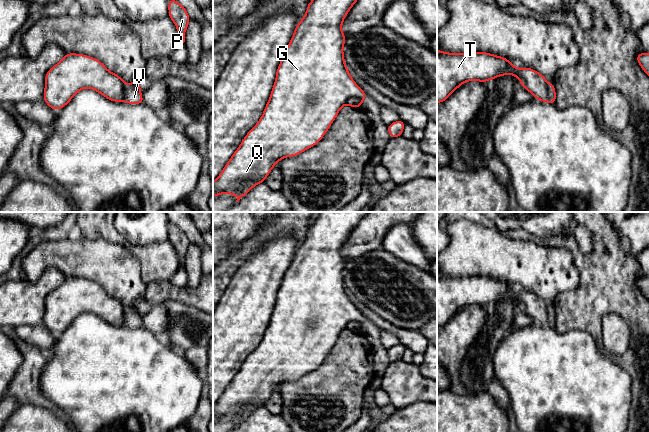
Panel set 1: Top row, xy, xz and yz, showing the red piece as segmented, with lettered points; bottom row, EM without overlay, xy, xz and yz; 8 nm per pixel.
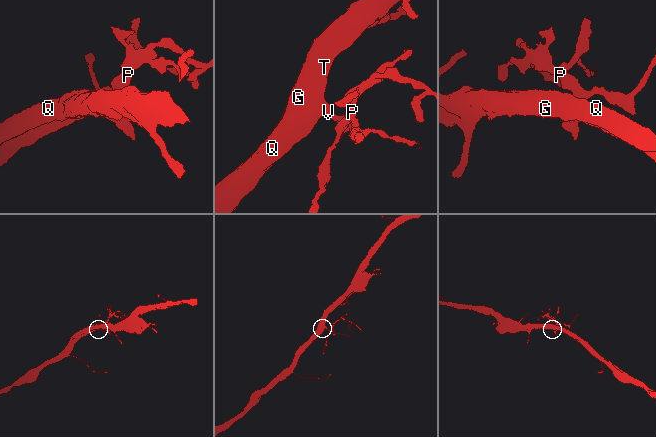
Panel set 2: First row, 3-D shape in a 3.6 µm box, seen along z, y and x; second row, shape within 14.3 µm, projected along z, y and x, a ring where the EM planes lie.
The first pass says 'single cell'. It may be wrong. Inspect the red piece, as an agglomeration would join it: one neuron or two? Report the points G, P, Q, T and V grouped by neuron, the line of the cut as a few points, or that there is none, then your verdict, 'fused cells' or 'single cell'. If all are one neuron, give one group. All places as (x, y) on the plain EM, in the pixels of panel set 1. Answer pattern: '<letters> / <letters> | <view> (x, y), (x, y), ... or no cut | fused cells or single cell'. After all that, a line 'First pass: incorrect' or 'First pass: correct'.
G Q T / P V | xy (125, 307), (125, 323), (123, 325) | fused cells
First pass: incorrect

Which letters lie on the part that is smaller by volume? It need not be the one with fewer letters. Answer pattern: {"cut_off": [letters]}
{"cut_off": ["P", "V"]}

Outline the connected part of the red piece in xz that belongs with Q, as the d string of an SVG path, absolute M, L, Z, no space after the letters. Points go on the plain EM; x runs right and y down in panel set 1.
M318 212L318 216L314 223L308 226L307 234L303 243L296 248L291 265L283 277L281 286L276 295L276 303L274 305L274 310L272 312L269 325L266 328L261 342L257 348L247 357L247 359L240 367L240 370L228 384L220 399L213 405L213 421L226 417L235 419L237 421L236 426L239 425L242 421L247 419L254 410L265 406L265 403L270 398L272 392L275 389L278 389L278 386L282 382L297 380L308 372L315 370L324 361L331 348L336 343L339 334L345 328L347 328L347 325L350 322L359 322L362 325L366 323L367 318L355 307L352 300L348 296L347 289L344 285L343 271L345 268L346 260L343 258L341 251L347 237L350 235L352 230L358 225L360 220L369 213L370 212Z

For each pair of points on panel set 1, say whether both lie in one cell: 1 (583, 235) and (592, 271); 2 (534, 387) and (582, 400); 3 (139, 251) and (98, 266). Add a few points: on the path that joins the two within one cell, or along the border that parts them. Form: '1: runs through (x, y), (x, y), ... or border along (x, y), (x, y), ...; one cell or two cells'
1: border along (573, 235), (583, 252), (592, 250); two cells
2: runs through (546, 387), (559, 387), (570, 398); one cell
3: border along (111, 242), (123, 245), (137, 258), (141, 275); two cells

